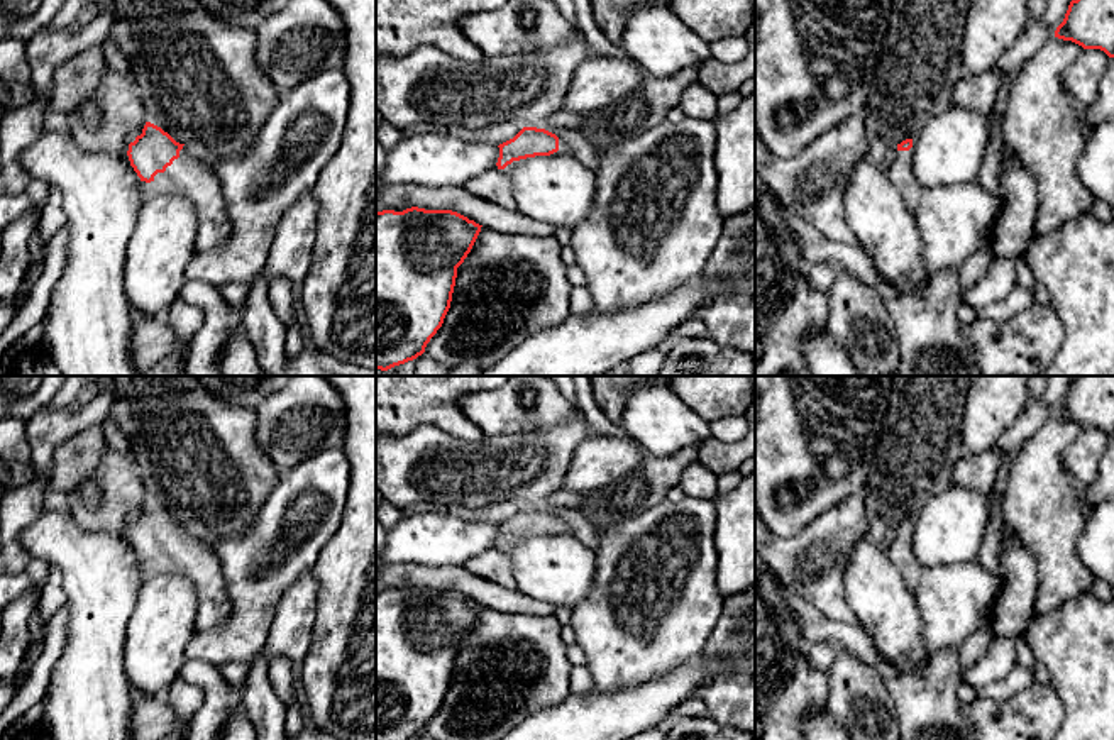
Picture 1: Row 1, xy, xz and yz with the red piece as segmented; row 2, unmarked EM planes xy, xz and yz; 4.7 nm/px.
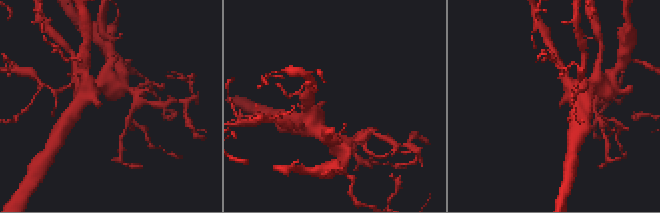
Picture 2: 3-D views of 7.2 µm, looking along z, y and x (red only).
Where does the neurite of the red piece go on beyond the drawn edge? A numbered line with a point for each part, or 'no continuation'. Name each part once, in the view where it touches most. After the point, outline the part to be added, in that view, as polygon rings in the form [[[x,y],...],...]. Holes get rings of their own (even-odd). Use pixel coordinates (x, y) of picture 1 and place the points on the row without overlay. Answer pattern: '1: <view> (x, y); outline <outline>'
1: xy (187, 554); outline [[[181,528],[164,552],[157,552],[151,562],[141,561],[141,571],[146,579],[183,572],[193,583],[198,599],[195,630],[208,632],[227,618],[230,603],[222,569],[203,538]]]

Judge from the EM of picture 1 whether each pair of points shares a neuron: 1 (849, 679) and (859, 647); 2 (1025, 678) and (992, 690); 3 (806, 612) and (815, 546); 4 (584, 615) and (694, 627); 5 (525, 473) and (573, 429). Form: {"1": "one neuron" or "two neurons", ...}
{"1": "two neurons", "2": "one neuron", "3": "two neurons", "4": "one neuron", "5": "one neuron"}

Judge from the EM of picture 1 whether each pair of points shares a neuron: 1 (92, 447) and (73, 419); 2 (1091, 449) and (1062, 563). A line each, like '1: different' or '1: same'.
1: different
2: different

